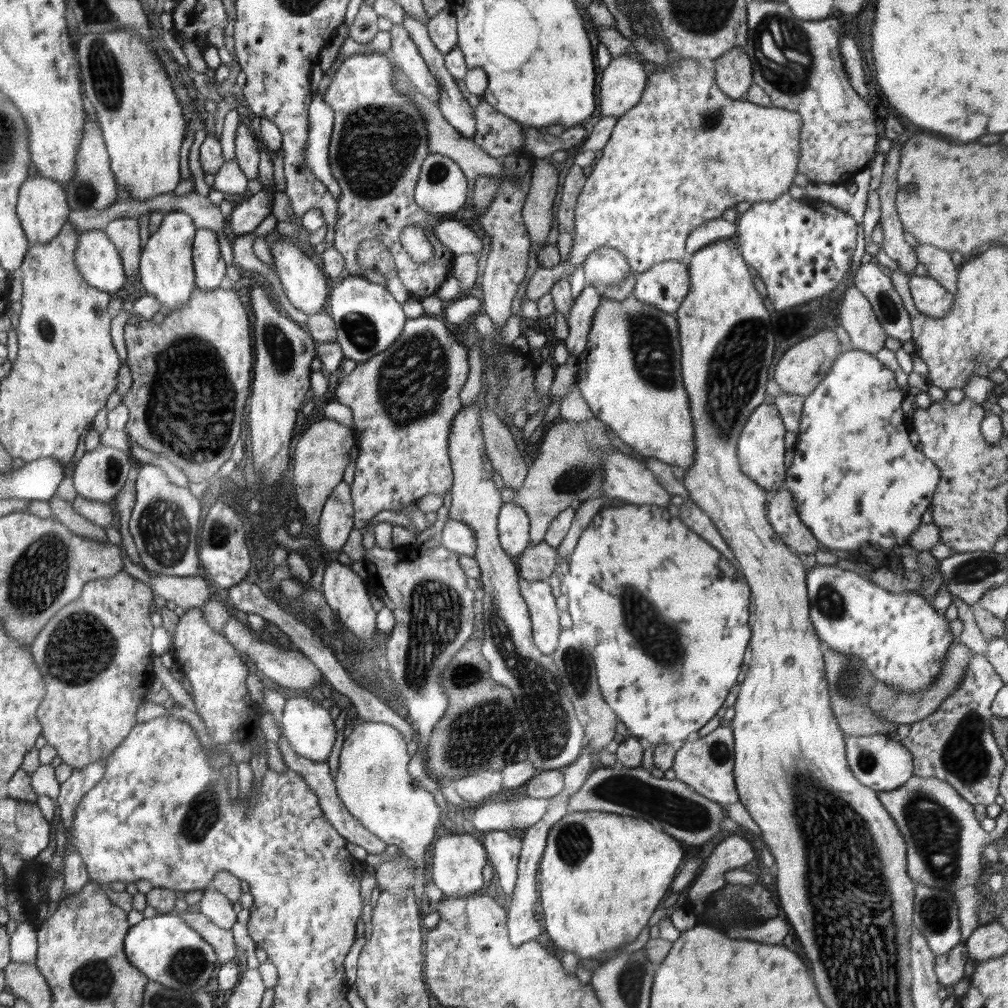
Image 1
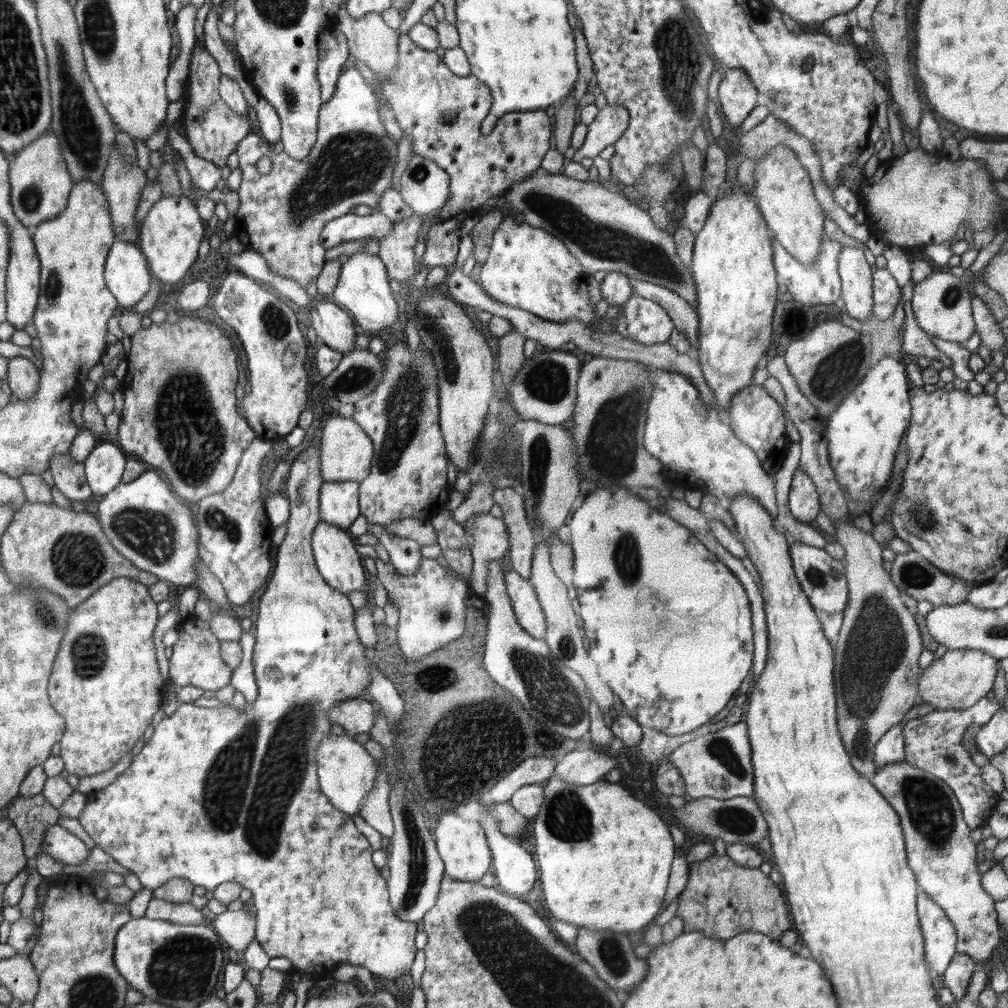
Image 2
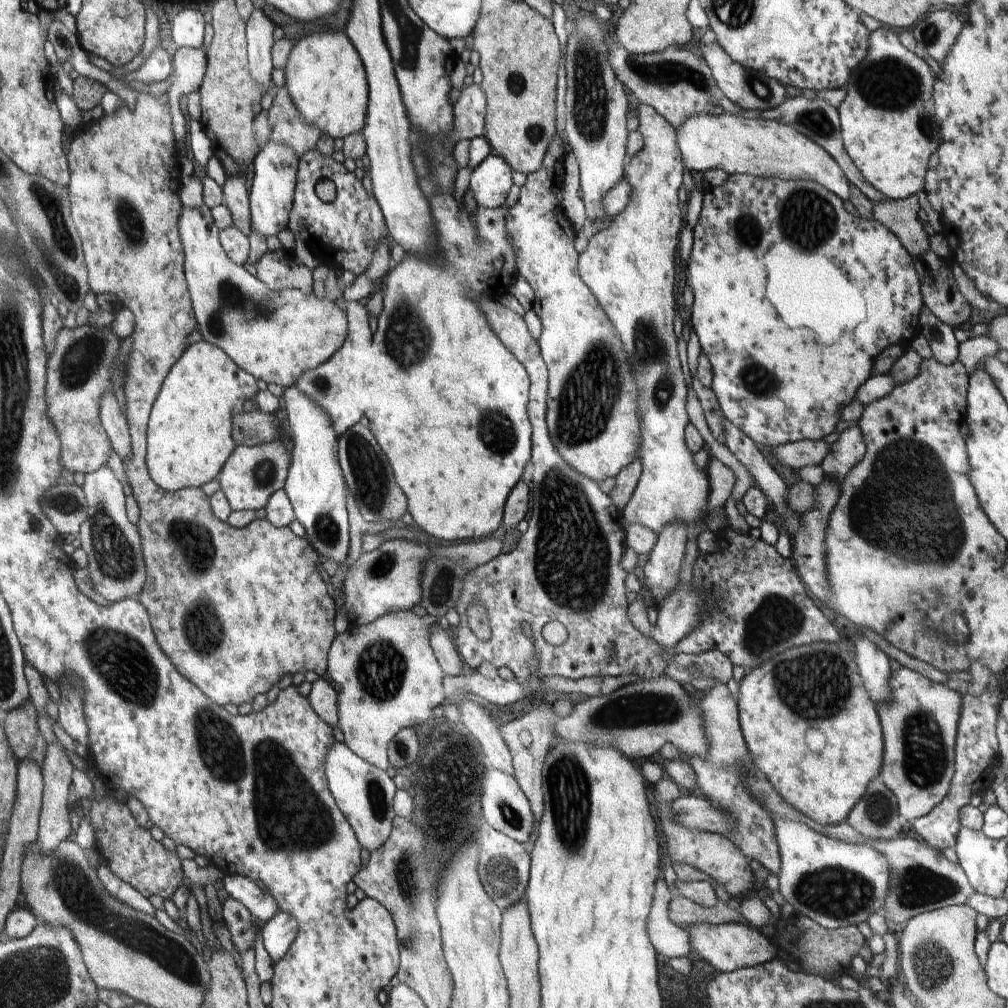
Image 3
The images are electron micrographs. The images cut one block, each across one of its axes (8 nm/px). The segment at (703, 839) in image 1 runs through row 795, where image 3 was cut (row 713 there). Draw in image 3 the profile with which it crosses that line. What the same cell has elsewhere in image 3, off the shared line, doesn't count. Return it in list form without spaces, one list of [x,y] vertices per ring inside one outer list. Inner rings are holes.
[[[660,677],[629,684],[607,696],[590,697],[580,702],[573,714],[559,718],[555,732],[558,740],[614,748],[631,760],[642,756],[658,758],[660,748],[668,742],[677,747],[687,760],[692,755],[707,757],[709,747],[702,724],[701,713],[683,686],[676,680]]]

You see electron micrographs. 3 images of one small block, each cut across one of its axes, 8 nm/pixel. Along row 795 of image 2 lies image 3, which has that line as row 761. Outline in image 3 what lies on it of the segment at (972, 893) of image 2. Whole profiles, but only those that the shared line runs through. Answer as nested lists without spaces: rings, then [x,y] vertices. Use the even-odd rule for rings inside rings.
[[[904,666],[891,672],[890,679],[892,701],[876,705],[883,733],[879,778],[894,794],[899,816],[910,823],[928,815],[948,795],[955,766],[961,696]]]

